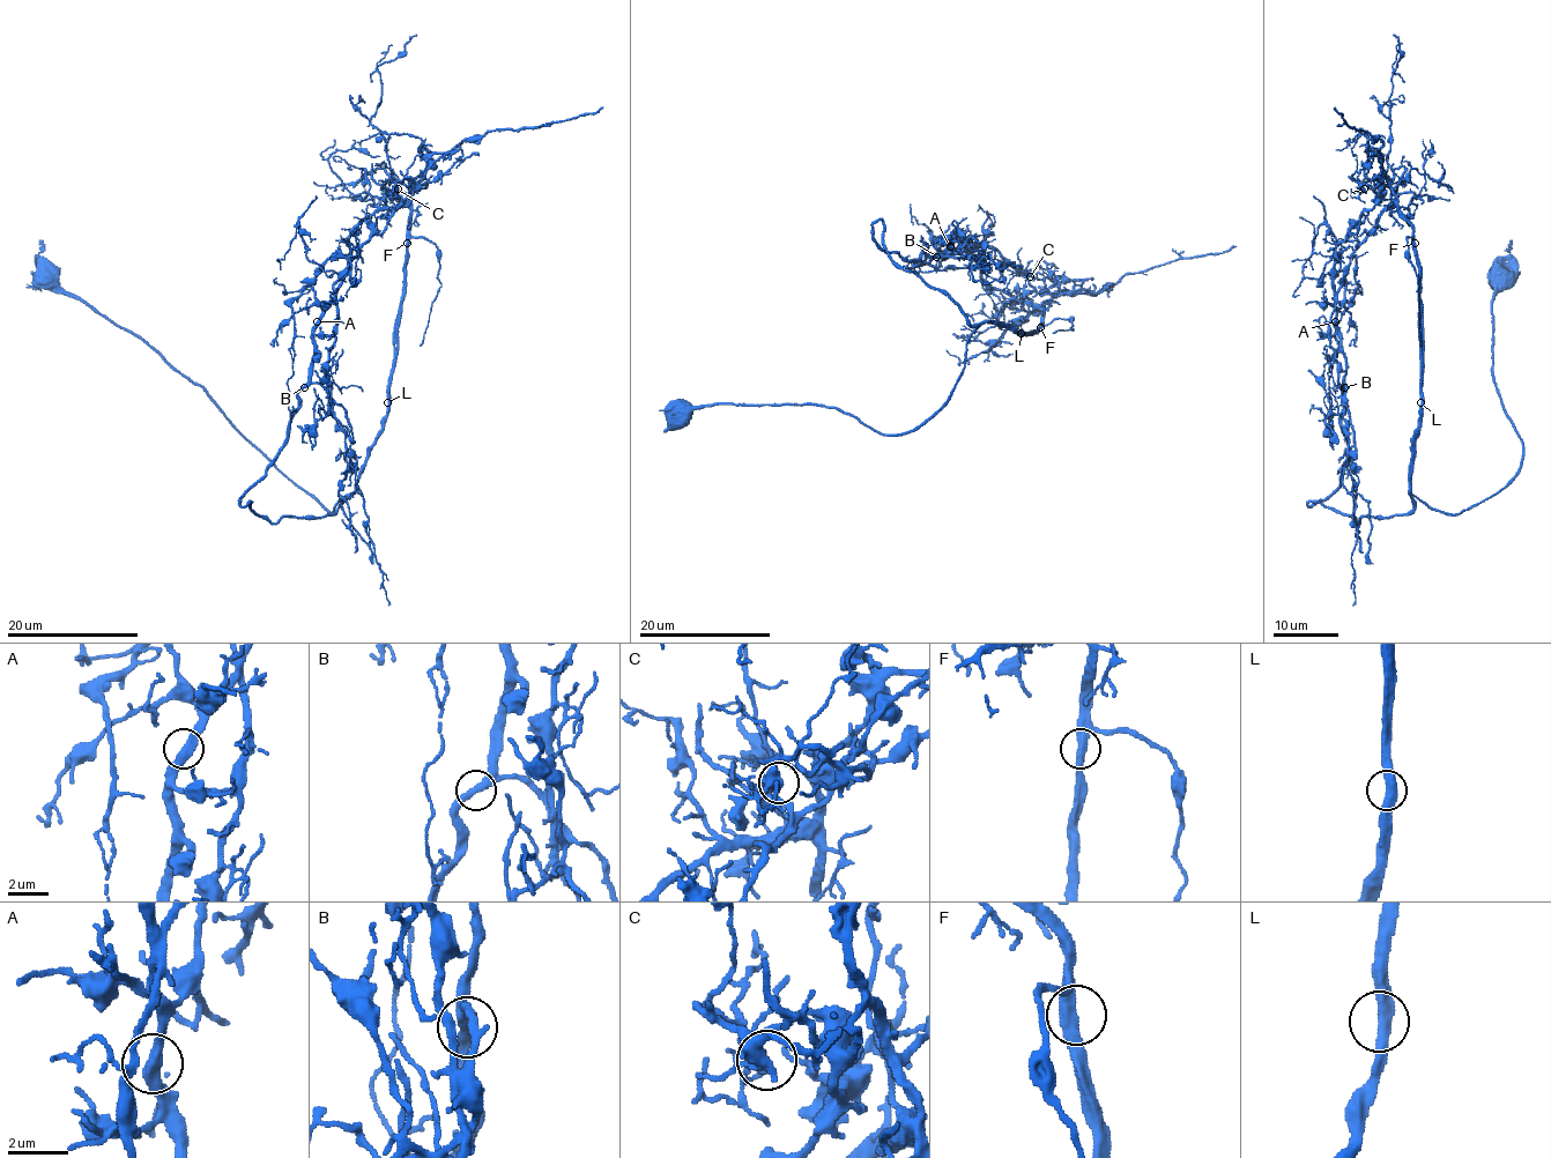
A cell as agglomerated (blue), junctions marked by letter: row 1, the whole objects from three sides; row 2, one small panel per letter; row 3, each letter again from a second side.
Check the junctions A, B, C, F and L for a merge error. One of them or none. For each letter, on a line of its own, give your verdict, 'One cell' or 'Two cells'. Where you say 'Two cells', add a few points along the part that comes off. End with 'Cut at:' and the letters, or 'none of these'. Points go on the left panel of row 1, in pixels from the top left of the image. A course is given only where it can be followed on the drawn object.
A: One cell
B: One cell
C: One cell
F: One cell
L: One cell
Cut at: none of these

